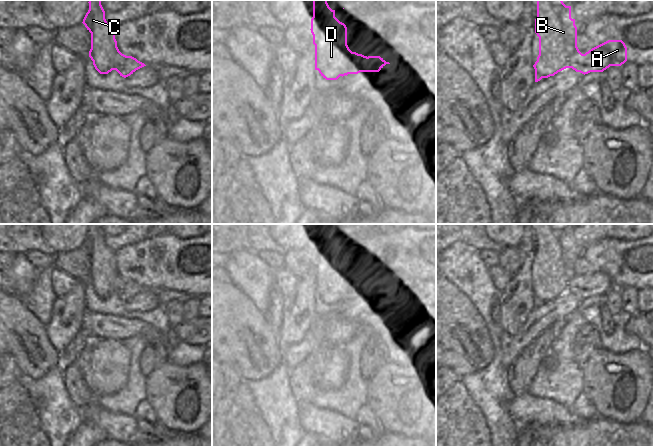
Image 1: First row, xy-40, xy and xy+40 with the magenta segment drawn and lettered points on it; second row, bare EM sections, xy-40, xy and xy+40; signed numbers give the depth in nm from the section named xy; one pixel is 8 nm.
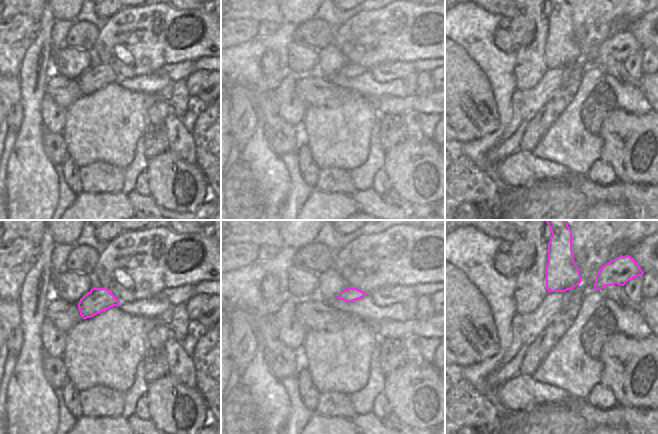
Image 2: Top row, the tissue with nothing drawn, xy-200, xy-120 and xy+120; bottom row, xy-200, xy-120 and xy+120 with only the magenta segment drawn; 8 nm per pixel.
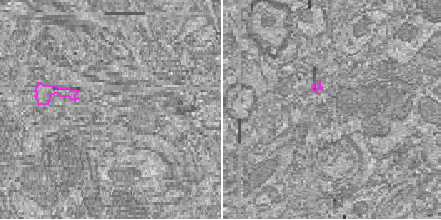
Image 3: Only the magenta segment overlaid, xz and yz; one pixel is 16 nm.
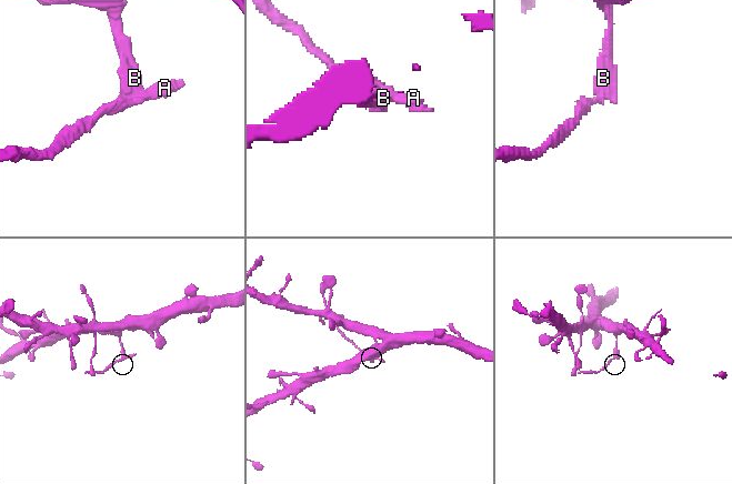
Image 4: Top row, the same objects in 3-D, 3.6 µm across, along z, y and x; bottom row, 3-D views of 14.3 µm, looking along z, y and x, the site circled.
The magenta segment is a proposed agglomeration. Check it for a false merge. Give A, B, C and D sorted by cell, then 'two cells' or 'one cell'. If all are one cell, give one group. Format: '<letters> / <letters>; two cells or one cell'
A / B C D; two cells

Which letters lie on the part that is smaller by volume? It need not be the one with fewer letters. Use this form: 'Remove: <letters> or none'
Remove: A

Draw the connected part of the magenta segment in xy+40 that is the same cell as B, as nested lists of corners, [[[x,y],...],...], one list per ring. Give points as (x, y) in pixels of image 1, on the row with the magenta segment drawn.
[[[537,0],[535,33],[539,37],[539,55],[533,65],[535,82],[554,76],[585,59],[585,54],[577,47],[577,27],[575,19],[571,18],[571,6],[566,6],[562,0]]]

